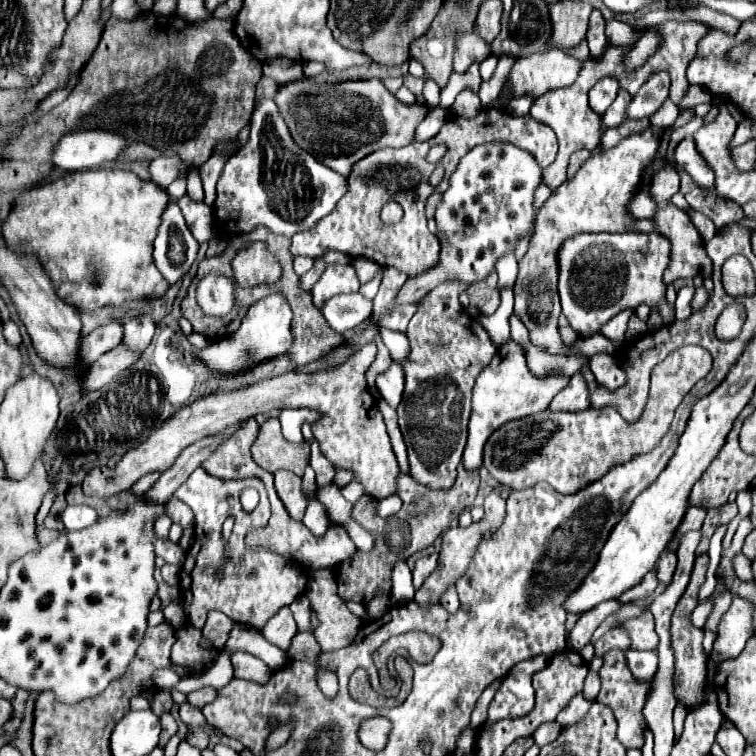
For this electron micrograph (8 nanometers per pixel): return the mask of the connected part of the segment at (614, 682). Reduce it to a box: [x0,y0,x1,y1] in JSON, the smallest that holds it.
[597,651,653,749]

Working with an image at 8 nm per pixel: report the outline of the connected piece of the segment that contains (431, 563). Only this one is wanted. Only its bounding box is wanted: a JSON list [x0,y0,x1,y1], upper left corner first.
[413,553,439,589]

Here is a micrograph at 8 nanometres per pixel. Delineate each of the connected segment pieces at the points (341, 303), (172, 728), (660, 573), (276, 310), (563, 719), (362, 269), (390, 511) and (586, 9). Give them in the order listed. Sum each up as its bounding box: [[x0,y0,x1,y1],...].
[[321,292,373,333],[159,713,177,749],[657,551,677,585],[195,293,293,375],[556,695,591,728],[353,257,379,283],[377,495,401,517],[549,1,591,49]]

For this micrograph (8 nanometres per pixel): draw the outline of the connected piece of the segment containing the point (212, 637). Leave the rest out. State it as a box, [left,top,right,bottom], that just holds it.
[203,611,233,649]

